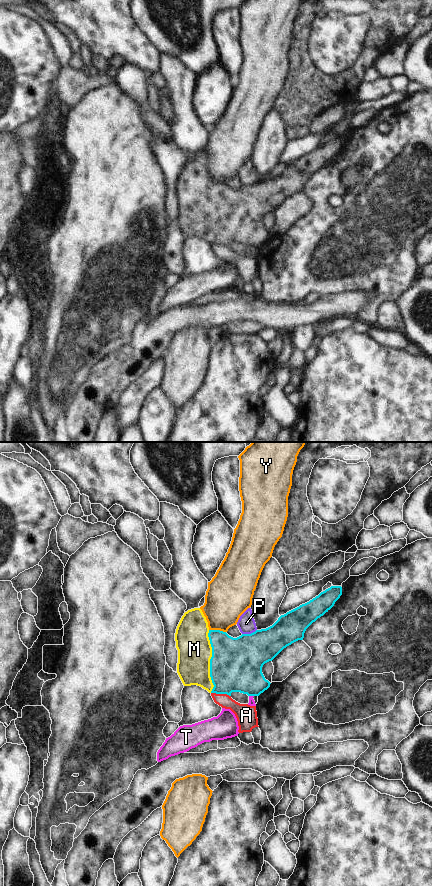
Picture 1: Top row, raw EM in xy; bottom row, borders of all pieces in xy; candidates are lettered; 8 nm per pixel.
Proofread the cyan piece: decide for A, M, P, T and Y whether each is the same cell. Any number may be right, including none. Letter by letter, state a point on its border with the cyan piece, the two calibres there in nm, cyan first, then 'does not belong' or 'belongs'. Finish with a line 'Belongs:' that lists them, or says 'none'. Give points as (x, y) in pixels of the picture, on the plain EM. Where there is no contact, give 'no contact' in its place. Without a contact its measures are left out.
A: xy (221, 245) | 420/150 nm | does not belong
M: xy (210, 213) | 420/280 nm | belongs
P: xy (249, 186) | 400/140 nm | does not belong
T: xy (251, 247) | 380/50 nm | does not belong
Y: xy (217, 182) | 320/340 nm | does not belong
Belongs: M

